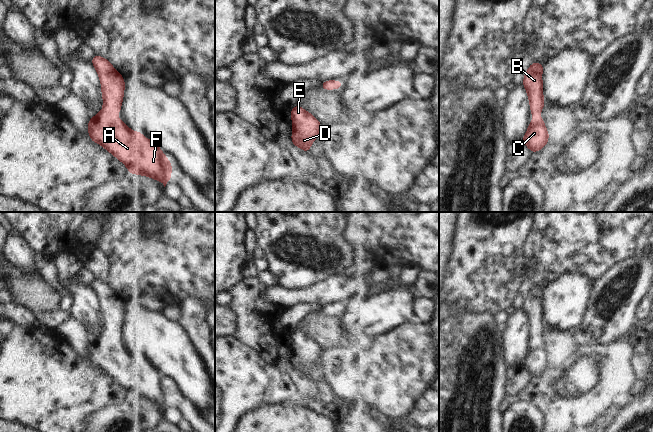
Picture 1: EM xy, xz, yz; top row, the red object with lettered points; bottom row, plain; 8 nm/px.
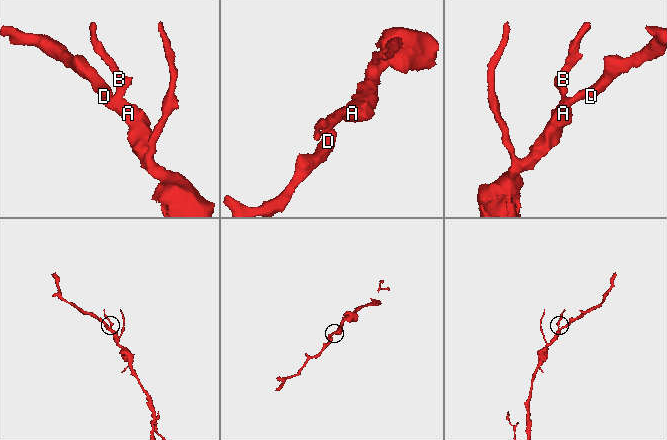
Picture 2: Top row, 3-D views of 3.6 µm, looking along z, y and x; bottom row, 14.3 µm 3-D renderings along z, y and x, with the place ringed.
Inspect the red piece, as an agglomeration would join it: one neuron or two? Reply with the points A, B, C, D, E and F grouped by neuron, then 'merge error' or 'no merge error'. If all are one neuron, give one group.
A B C D E F | no merge error

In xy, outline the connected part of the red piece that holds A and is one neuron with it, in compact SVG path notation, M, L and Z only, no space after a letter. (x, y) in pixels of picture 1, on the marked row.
M94 55L91 63L94 65L101 81L103 96L103 109L88 122L88 133L91 141L99 143L108 152L113 154L119 161L125 164L130 174L139 174L156 179L163 183L164 187L171 180L173 169L166 155L160 150L154 140L147 140L141 132L134 132L116 116L121 110L125 83L121 74L110 62L98 55Z

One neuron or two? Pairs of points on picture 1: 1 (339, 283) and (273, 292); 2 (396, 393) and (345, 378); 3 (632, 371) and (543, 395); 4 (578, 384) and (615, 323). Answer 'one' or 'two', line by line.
1: one
2: one
3: one
4: two

